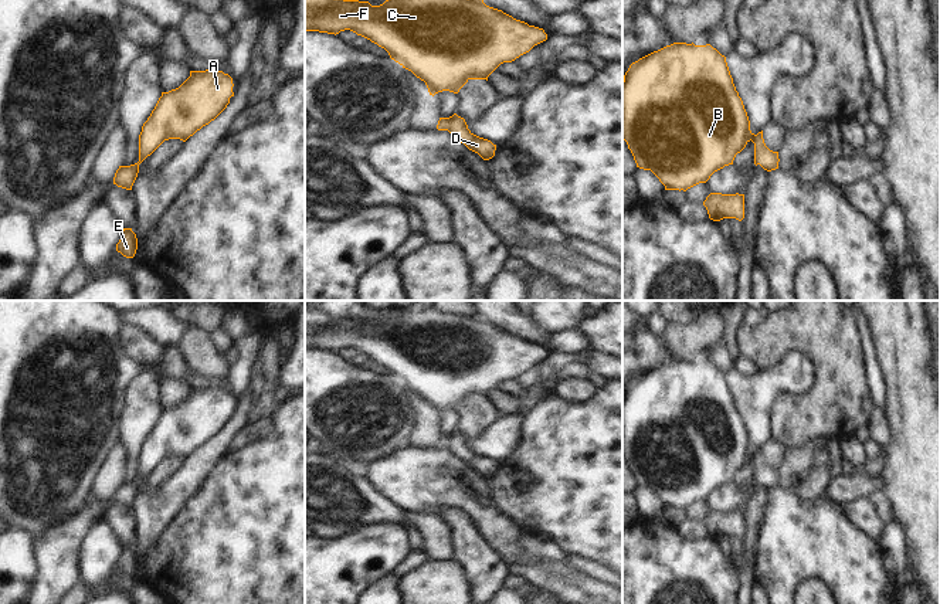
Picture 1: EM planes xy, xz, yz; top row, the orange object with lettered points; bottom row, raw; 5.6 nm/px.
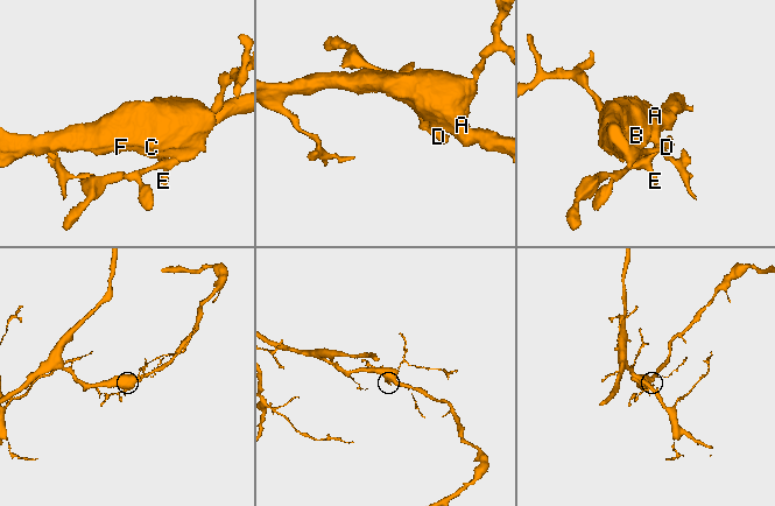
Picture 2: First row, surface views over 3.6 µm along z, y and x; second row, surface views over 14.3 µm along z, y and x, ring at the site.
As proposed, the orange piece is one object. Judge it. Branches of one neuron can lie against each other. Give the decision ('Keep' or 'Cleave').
Cleave.

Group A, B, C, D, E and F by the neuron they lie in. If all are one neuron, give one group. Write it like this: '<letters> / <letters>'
A B C D F / E

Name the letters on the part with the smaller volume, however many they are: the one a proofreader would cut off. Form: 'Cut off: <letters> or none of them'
Cut off: E.

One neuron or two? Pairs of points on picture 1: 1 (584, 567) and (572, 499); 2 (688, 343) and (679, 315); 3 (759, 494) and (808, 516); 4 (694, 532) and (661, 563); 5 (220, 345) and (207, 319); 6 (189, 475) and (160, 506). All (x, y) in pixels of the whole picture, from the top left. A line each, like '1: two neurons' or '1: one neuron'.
1: two neurons
2: two neurons
3: two neurons
4: two neurons
5: two neurons
6: one neuron

